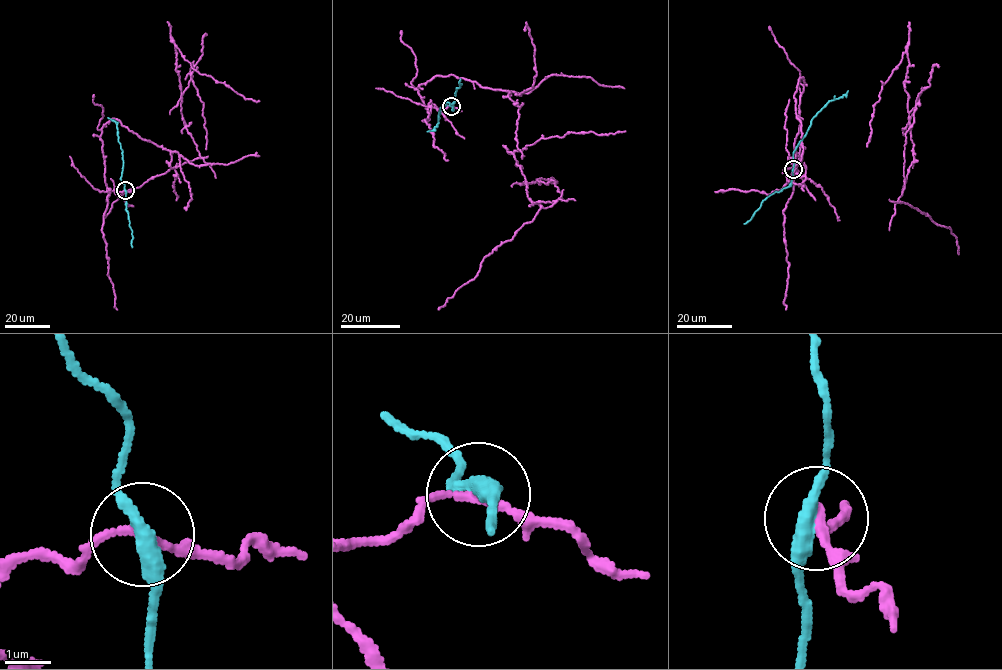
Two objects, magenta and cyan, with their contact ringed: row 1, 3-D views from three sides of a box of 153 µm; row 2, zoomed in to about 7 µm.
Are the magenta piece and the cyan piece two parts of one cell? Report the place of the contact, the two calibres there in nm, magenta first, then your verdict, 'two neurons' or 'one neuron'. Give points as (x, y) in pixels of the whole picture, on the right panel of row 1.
(793, 169) | 180/320 nm | two neurons

